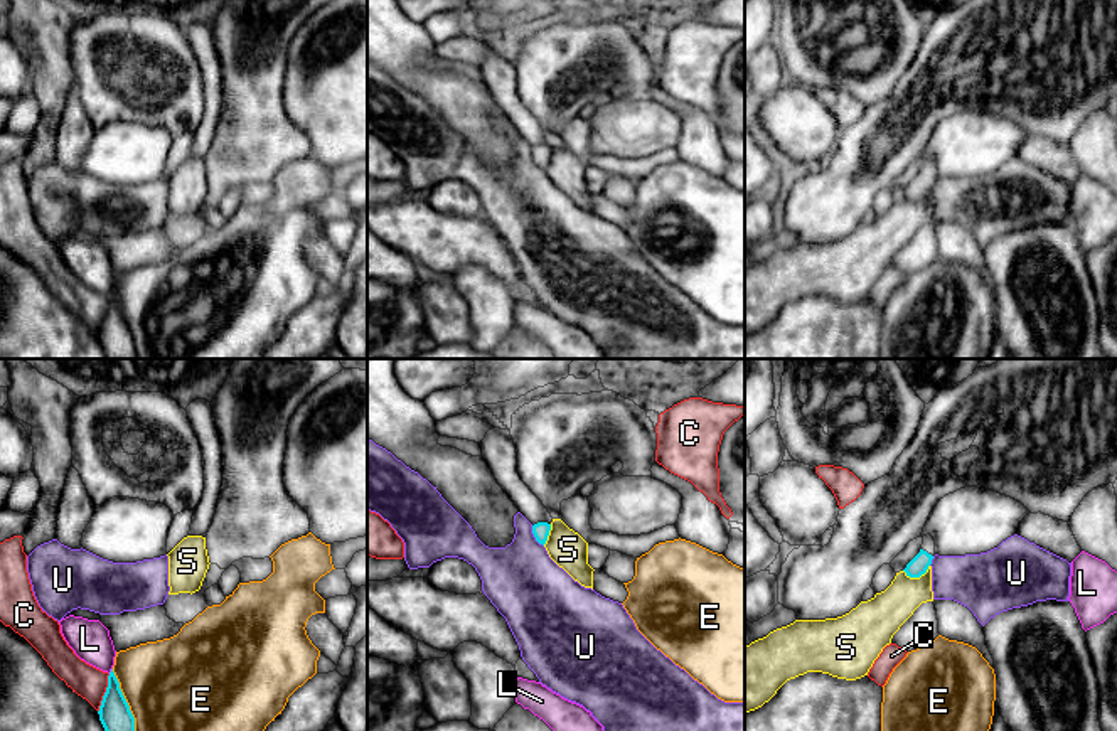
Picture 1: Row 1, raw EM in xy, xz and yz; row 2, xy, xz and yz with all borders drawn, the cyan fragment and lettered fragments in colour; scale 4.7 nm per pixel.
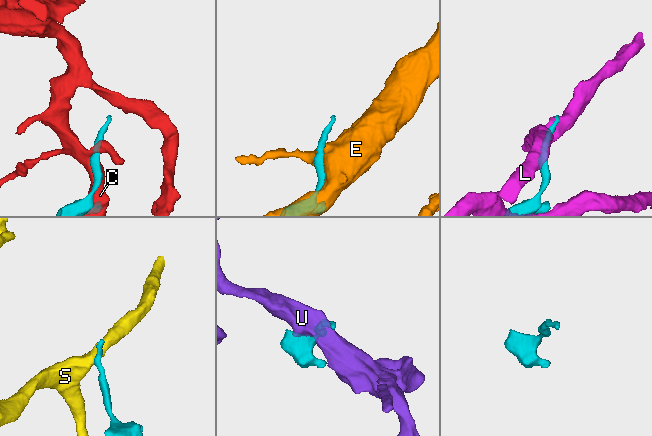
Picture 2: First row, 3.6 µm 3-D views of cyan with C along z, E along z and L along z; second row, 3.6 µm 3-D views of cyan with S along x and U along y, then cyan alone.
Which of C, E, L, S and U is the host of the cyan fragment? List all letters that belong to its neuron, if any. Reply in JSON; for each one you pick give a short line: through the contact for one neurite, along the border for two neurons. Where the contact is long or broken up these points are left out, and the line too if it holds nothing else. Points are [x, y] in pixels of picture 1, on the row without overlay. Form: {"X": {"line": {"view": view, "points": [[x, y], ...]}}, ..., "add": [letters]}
{"add": []}

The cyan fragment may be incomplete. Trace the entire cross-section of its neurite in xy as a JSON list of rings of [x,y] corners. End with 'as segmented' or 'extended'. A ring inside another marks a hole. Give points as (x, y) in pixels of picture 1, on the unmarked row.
[[[113,291],[108,298],[108,310],[98,337],[108,359],[138,359],[135,354],[135,340]]]; as segmented

